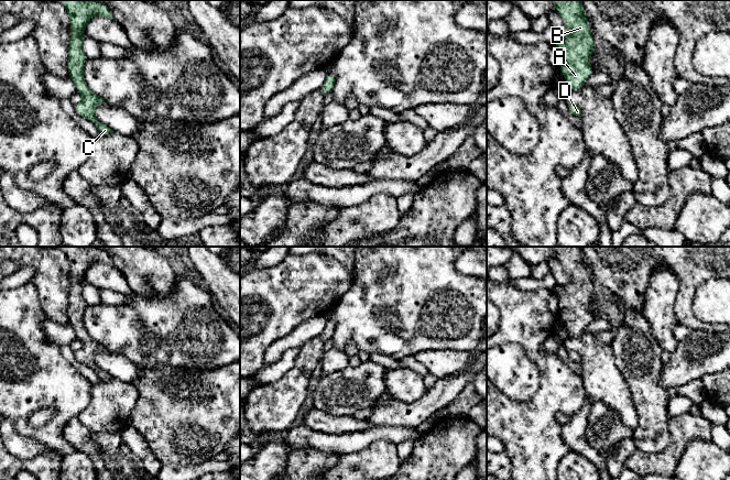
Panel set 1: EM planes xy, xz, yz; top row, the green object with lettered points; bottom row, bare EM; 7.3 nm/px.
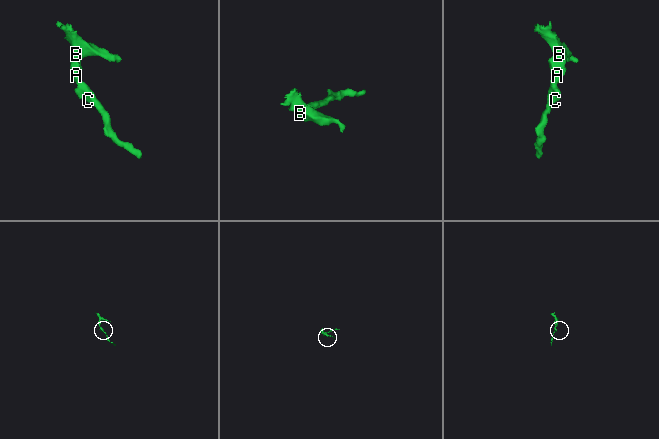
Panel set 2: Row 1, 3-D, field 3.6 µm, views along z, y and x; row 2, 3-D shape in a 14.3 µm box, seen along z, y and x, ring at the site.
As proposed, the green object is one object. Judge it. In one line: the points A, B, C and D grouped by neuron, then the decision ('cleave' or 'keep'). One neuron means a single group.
groups A B C D; keep

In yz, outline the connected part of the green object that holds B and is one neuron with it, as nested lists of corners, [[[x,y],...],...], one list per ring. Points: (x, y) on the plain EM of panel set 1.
[[[552,247],[556,253],[557,259],[560,261],[566,273],[569,276],[569,282],[565,286],[556,286],[555,294],[559,299],[559,315],[569,331],[569,338],[578,337],[593,319],[590,312],[590,302],[595,296],[593,283],[587,269],[581,247]]]

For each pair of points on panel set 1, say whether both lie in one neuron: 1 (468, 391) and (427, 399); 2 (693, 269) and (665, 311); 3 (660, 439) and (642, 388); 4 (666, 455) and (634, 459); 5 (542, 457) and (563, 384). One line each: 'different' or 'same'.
1: different
2: different
3: same
4: same
5: same

